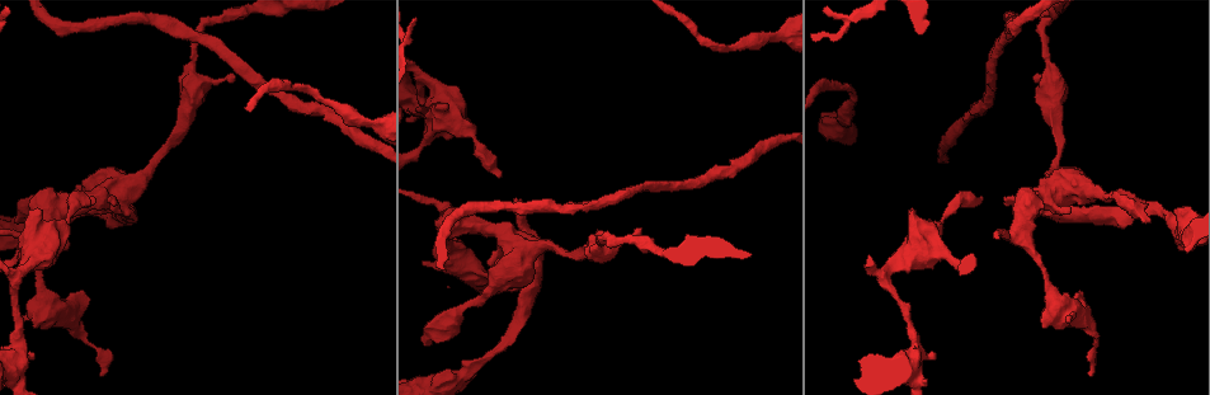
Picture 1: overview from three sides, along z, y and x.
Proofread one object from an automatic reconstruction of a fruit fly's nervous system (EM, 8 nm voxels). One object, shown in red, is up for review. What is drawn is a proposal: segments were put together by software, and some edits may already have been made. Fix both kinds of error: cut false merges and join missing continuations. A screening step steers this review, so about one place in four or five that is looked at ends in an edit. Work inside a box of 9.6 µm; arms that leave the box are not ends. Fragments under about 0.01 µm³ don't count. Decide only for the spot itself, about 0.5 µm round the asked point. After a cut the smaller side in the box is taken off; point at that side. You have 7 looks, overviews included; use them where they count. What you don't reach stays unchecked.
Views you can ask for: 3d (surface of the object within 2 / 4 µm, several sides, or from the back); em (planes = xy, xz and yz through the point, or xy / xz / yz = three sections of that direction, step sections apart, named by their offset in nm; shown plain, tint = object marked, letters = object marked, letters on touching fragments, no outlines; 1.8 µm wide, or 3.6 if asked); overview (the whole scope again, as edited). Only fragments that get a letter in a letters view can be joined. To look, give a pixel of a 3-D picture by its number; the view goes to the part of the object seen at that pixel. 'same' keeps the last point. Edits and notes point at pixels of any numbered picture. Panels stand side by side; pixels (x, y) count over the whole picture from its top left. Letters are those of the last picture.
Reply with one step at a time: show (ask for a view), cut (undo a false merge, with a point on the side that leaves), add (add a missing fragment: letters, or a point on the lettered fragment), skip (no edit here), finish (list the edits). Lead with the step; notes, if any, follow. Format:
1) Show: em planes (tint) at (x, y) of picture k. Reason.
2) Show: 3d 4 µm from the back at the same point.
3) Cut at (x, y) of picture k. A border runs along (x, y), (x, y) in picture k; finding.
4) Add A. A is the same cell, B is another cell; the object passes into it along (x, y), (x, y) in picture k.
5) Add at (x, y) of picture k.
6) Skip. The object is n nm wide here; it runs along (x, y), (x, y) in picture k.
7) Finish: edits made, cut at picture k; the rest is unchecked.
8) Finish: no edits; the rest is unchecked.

Show: 3d 2 µm at (1065, 320) of picture 1. An open end.

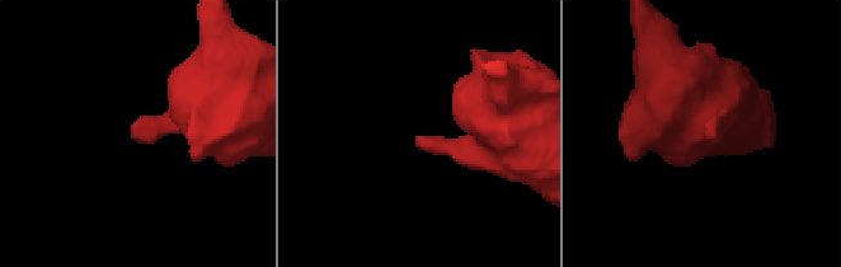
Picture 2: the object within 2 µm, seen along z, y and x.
Show: em planes (letters) at (416, 136) of picture 2.

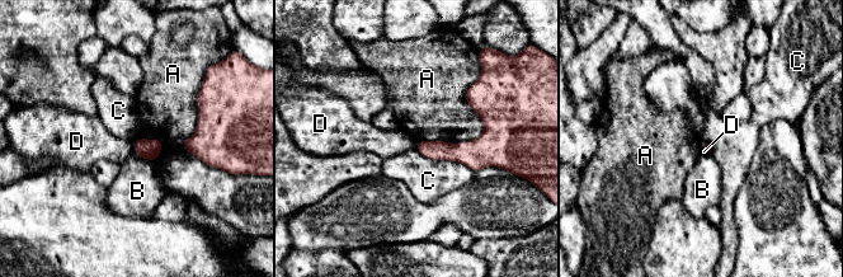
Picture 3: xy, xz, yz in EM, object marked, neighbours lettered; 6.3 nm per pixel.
Skip. A, B, C and D are other cells; no lettered fragment goes on from it.

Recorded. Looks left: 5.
Show: em planes (letters) at (19, 350) of picture 1.

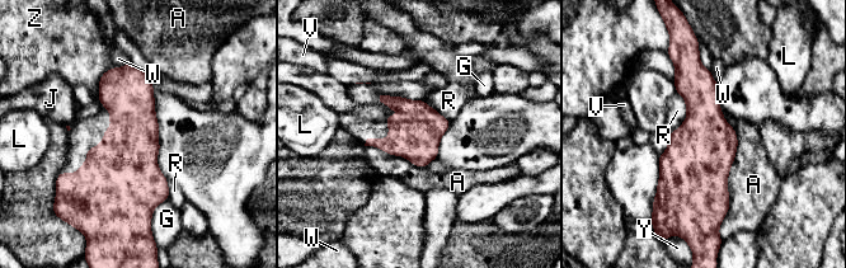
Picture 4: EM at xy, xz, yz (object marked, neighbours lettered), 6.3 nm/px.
Skip. The object is 340 nm wide here; A, G, J, L, R, V, W, Y and Z are other cells; a border runs along (734, 128), (722, 221) in picture 4; all the same cell.

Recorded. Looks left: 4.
Show: em planes (letters) at (1177, 207) of picture 1. An open end.

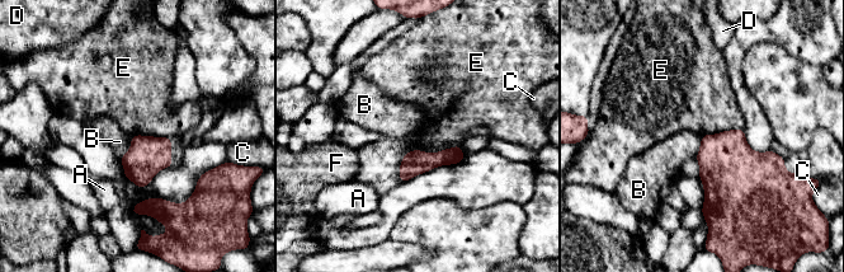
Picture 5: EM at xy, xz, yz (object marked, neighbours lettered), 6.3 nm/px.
Skip. A, B, C, D, E and F are other cells; a border runs along (460, 144), (410, 150), (399, 182) in picture 5; none of them fits.

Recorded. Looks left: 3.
Finish: no edits; the rest is unchecked.

